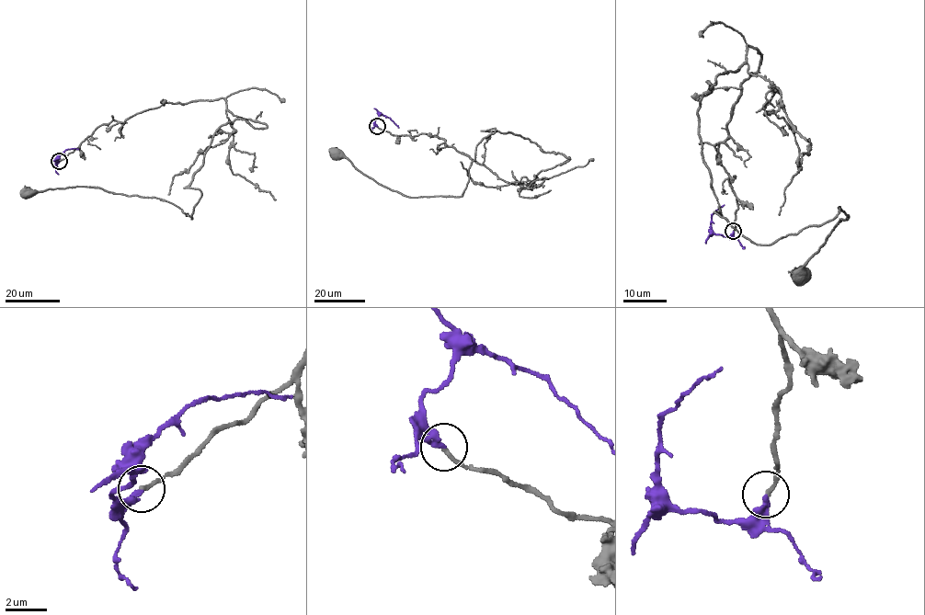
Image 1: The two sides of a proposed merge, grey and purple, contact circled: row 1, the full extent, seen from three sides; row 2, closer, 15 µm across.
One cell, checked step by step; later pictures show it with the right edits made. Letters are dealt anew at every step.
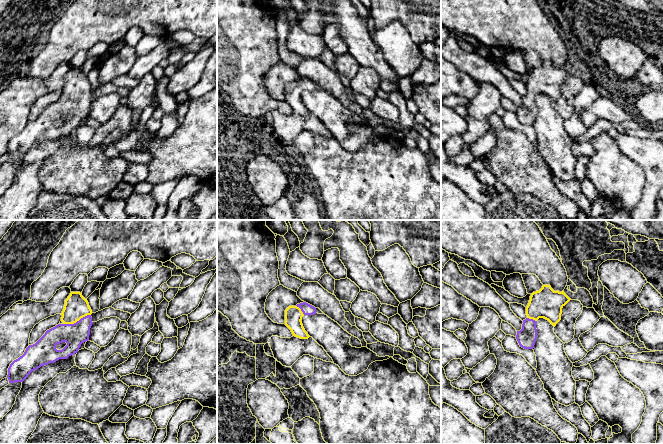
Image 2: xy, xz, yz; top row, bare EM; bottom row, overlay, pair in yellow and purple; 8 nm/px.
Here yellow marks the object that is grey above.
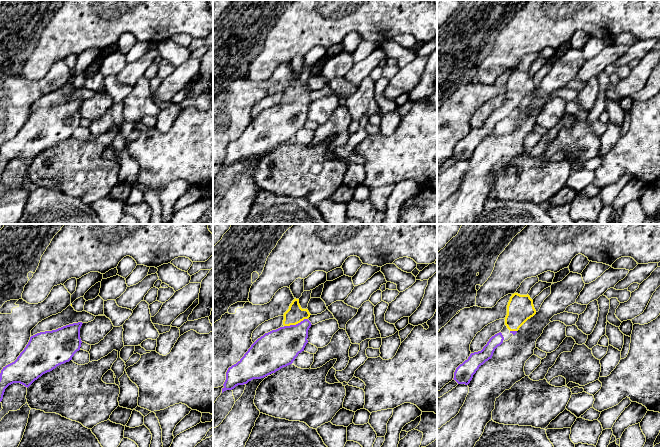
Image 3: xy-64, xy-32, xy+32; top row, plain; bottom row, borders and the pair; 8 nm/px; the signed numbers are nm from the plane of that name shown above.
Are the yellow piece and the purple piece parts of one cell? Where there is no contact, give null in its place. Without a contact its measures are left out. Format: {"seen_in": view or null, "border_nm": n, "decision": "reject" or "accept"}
{"seen_in": "xy", "border_nm": 240, "decision": "accept"}

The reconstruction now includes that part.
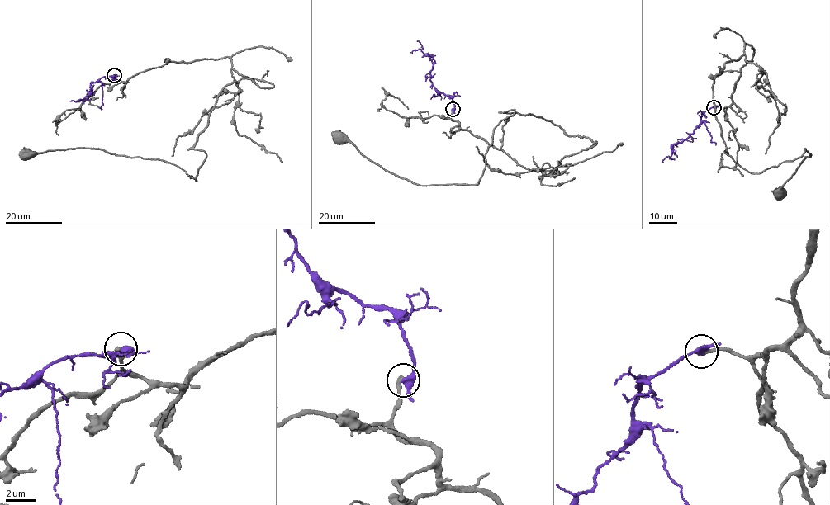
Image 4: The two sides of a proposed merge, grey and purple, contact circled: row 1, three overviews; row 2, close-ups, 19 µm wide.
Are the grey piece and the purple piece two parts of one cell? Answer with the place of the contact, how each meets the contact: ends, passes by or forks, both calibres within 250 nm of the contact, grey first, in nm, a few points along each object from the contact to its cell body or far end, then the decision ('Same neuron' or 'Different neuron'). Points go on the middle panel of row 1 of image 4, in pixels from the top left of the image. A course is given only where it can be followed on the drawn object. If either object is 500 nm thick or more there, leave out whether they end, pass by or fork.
Place: (452, 109). At the ring grey ends. At the ring purple passes by. Thickness 240 nm (grey) against 300 nm. Course of grey: (452, 109), (460, 127), (532, 170), (596, 143), (514, 110), (477, 184), (423, 186), (339, 139). Course of purple: (452, 109), (452, 98), (443, 94), (431, 82), (433, 57), (419, 48), (410, 52). Different neuron

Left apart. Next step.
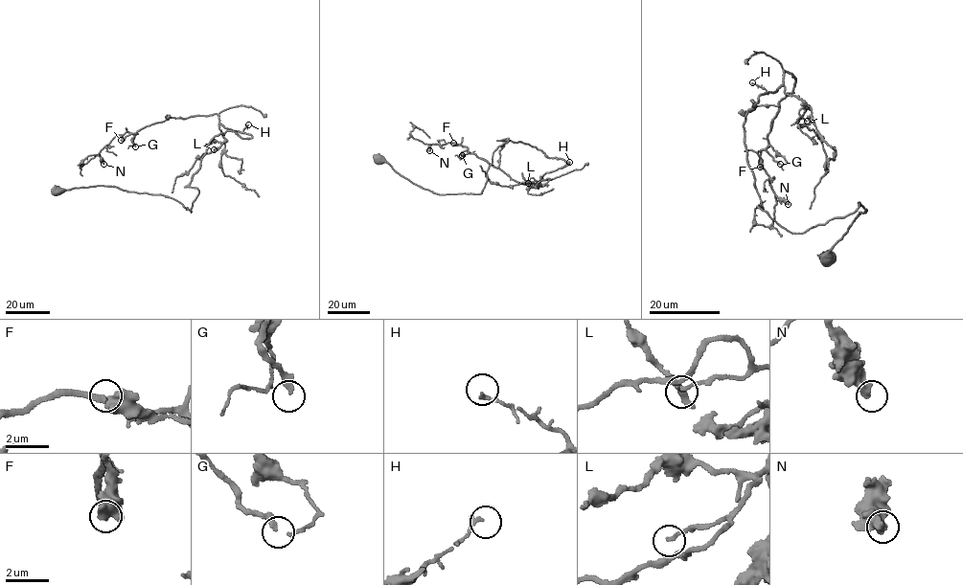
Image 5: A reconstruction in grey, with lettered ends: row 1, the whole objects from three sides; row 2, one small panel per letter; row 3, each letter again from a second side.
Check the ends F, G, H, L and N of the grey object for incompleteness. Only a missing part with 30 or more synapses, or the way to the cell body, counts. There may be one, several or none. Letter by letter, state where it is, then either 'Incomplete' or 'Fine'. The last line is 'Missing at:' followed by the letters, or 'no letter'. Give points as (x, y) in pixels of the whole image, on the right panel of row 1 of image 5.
F: Place: (760, 167). Fine
G: Place: (780, 164). Incomplete
H: Place: (752, 82). Fine
L: Place: (807, 121). Fine
N: Place: (788, 204). Fine
Missing at: G

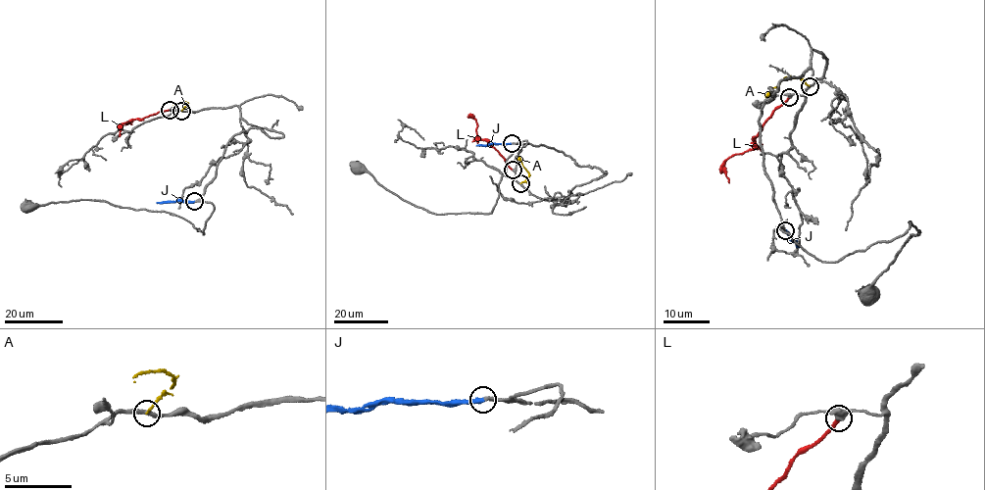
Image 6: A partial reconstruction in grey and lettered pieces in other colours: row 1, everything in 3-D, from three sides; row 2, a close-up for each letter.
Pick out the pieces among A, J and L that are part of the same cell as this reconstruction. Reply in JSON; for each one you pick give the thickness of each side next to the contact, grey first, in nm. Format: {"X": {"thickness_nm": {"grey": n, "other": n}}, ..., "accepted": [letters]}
{"J": {"thickness_nm": {"grey": 280, "other": 360}}, "accepted": ["J"]}

